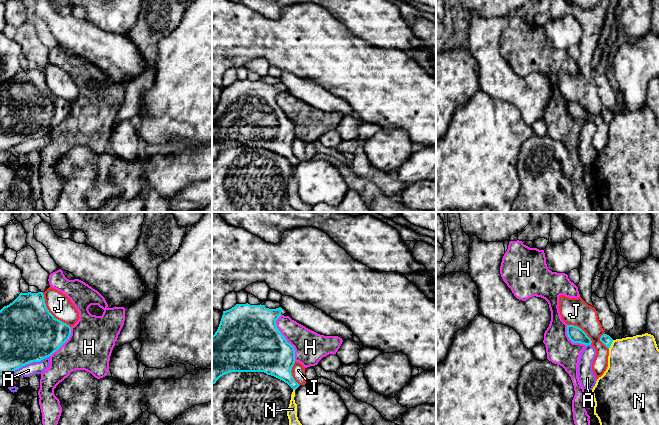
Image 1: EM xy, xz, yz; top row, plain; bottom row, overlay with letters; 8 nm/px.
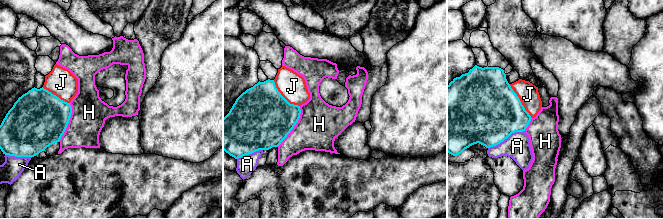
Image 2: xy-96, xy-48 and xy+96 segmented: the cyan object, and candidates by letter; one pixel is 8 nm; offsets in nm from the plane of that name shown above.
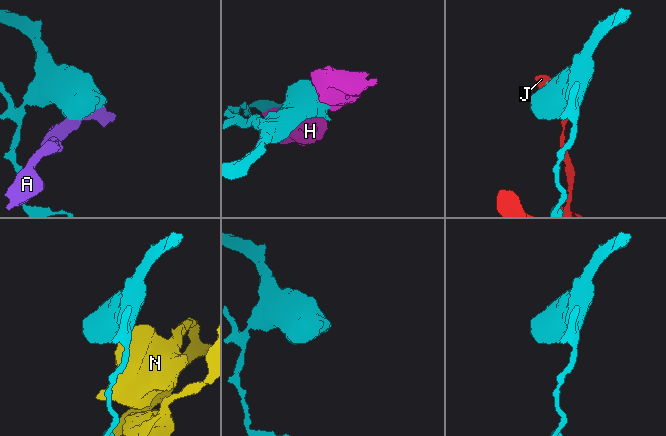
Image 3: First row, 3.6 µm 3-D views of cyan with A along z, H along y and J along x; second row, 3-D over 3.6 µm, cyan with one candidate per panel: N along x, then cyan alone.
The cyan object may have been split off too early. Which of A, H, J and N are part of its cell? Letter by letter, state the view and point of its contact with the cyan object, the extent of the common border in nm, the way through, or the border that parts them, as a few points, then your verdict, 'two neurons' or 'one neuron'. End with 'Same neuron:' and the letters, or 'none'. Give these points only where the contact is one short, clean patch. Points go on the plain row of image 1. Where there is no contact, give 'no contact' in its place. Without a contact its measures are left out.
A: xy (30, 138) | 340 nm | two neurons
H: xz (284, 113) | 400 nm | two neurons
J: xy (49, 88) | 360 nm | two neurons
N: yz (611, 119) | 80 nm | along yz (613, 116), (608, 124) | two neurons
Same neuron: none

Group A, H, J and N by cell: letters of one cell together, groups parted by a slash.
A / H / J / N

